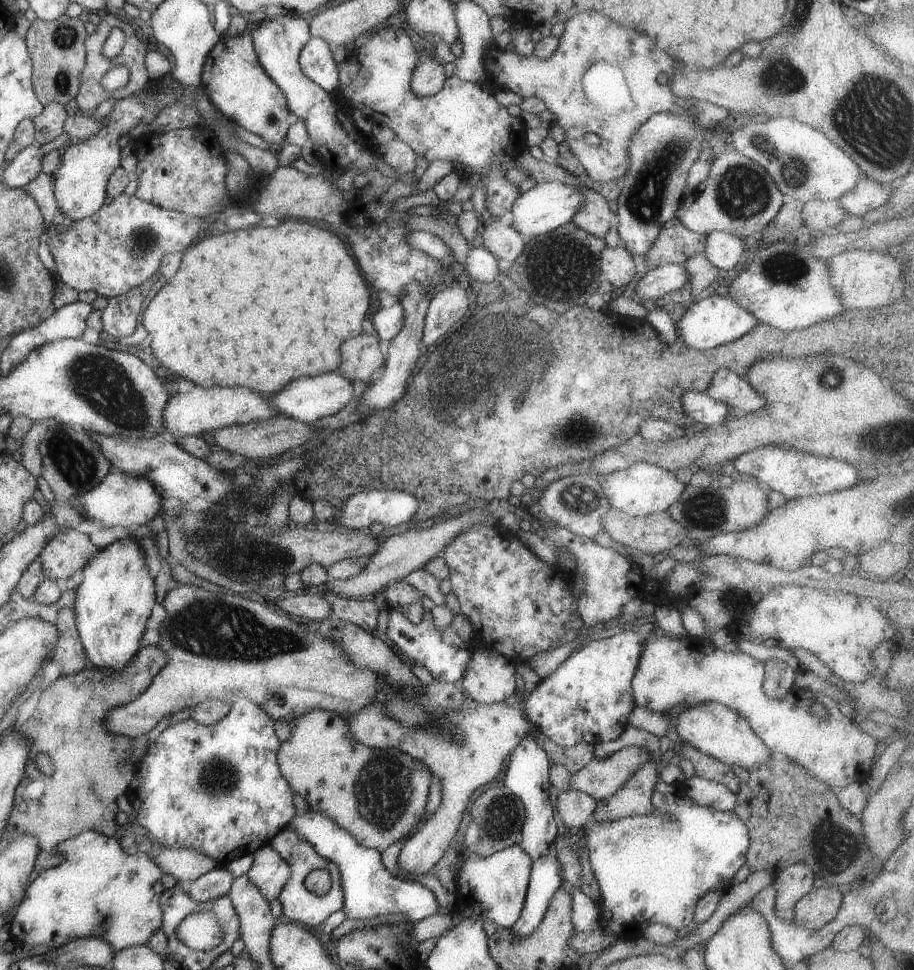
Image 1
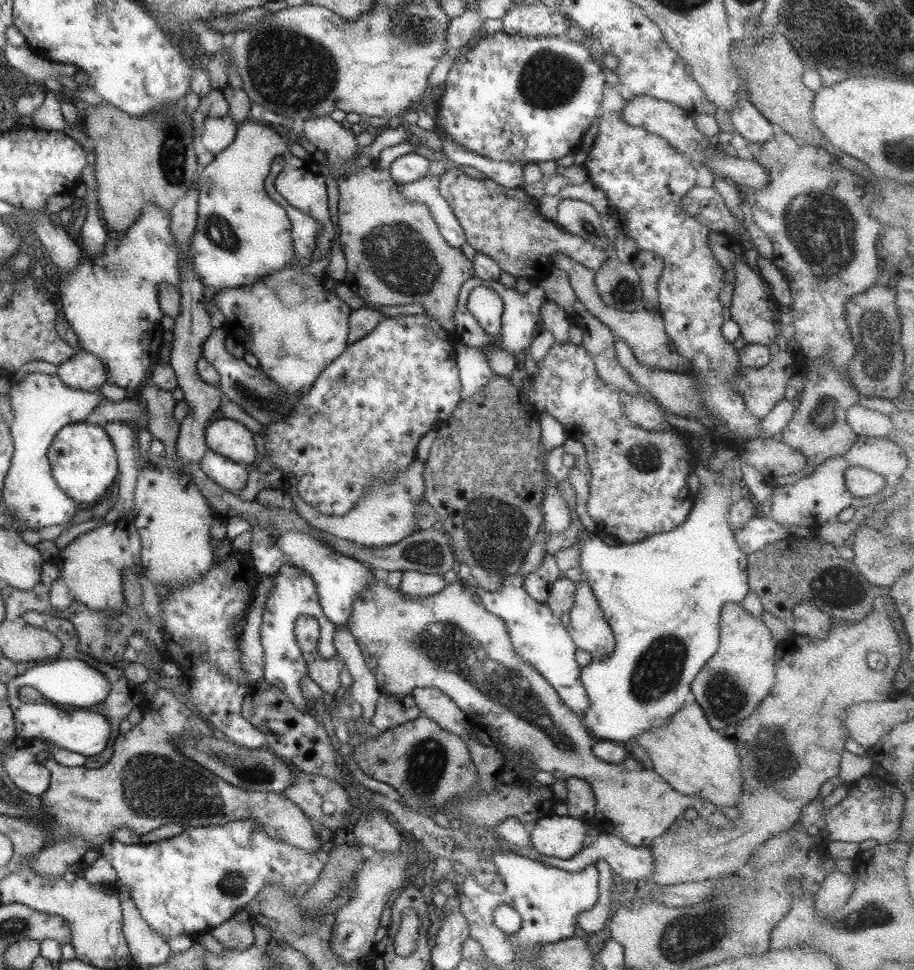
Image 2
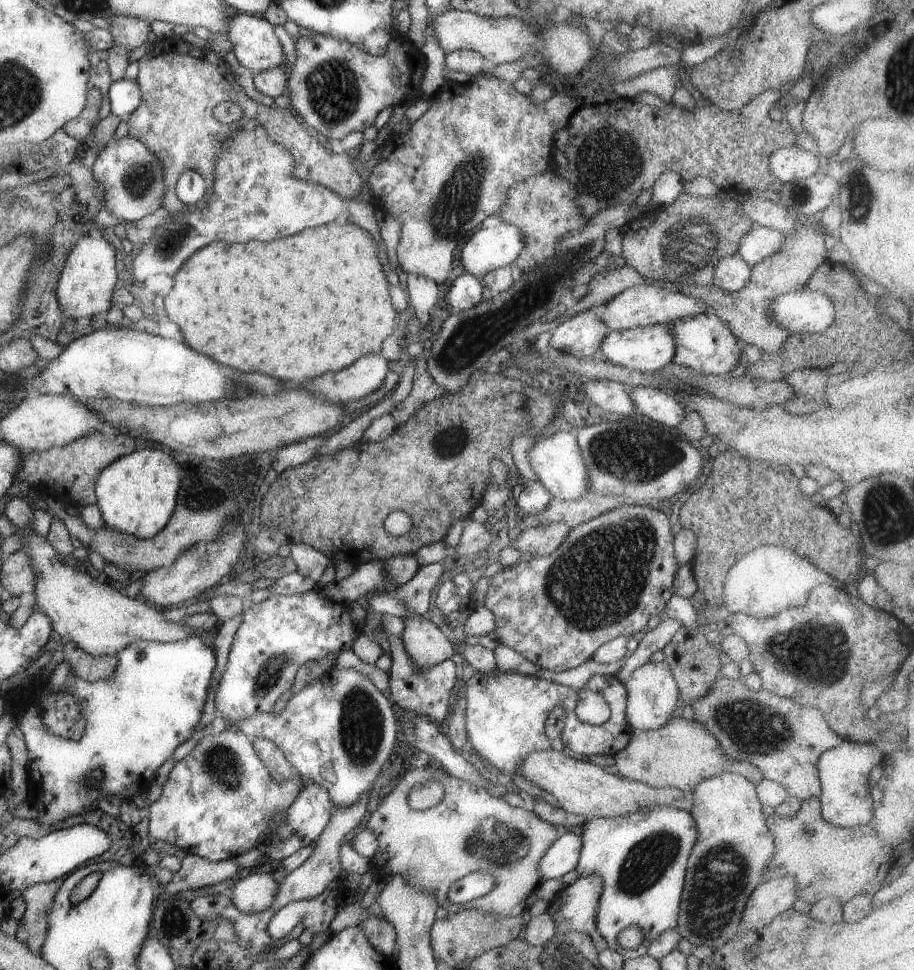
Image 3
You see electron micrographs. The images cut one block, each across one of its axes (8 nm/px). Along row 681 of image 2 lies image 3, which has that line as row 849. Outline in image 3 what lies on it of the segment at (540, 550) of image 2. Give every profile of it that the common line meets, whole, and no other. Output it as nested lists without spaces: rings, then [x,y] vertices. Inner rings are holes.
[[[565,833],[560,836],[548,850],[544,851],[544,856],[538,862],[538,872],[542,880],[551,878],[561,878],[570,870],[574,870],[580,860],[583,840],[575,833]]]

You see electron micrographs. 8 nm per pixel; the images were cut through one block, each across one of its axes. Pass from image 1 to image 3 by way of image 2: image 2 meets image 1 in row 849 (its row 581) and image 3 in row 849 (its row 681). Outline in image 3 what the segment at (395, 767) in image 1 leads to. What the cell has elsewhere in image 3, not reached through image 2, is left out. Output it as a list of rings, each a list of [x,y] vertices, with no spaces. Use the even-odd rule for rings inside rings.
[[[407,764],[404,772],[393,782],[390,794],[371,813],[367,826],[368,830],[372,830],[376,834],[379,842],[376,856],[368,862],[368,877],[375,873],[385,883],[392,877],[402,876],[406,880],[406,884],[416,886],[426,892],[432,892],[436,896],[438,906],[446,908],[449,914],[466,909],[492,912],[492,914],[498,914],[504,918],[524,914],[538,900],[538,887],[545,882],[540,878],[538,862],[544,856],[544,851],[558,840],[556,827],[542,820],[534,811],[528,811],[522,807],[512,807],[500,797],[489,794],[484,788],[450,776],[436,764],[424,767],[408,766]],[[427,782],[442,783],[442,788],[444,788],[442,800],[427,809],[412,808],[408,804],[410,790],[416,784],[426,784]],[[478,870],[490,872],[496,878],[494,888],[488,894],[478,896],[468,902],[450,902],[447,894],[452,884],[471,872],[478,872]]]

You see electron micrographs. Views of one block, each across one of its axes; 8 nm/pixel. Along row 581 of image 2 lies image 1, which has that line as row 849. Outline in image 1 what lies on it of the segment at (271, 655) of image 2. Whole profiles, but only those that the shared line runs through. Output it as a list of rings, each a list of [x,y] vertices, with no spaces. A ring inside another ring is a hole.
[[[287,827],[272,838],[270,844],[290,864],[290,868],[292,868],[292,876],[288,878],[284,890],[278,896],[282,903],[283,919],[302,922],[304,927],[312,928],[312,926],[322,924],[326,918],[344,906],[344,889],[340,867],[335,862],[320,856],[300,834],[296,834],[294,830],[290,830]],[[317,868],[324,868],[331,874],[332,885],[325,896],[316,896],[315,893],[308,891],[304,885],[304,879],[307,874],[310,874],[312,870],[316,870]]]

